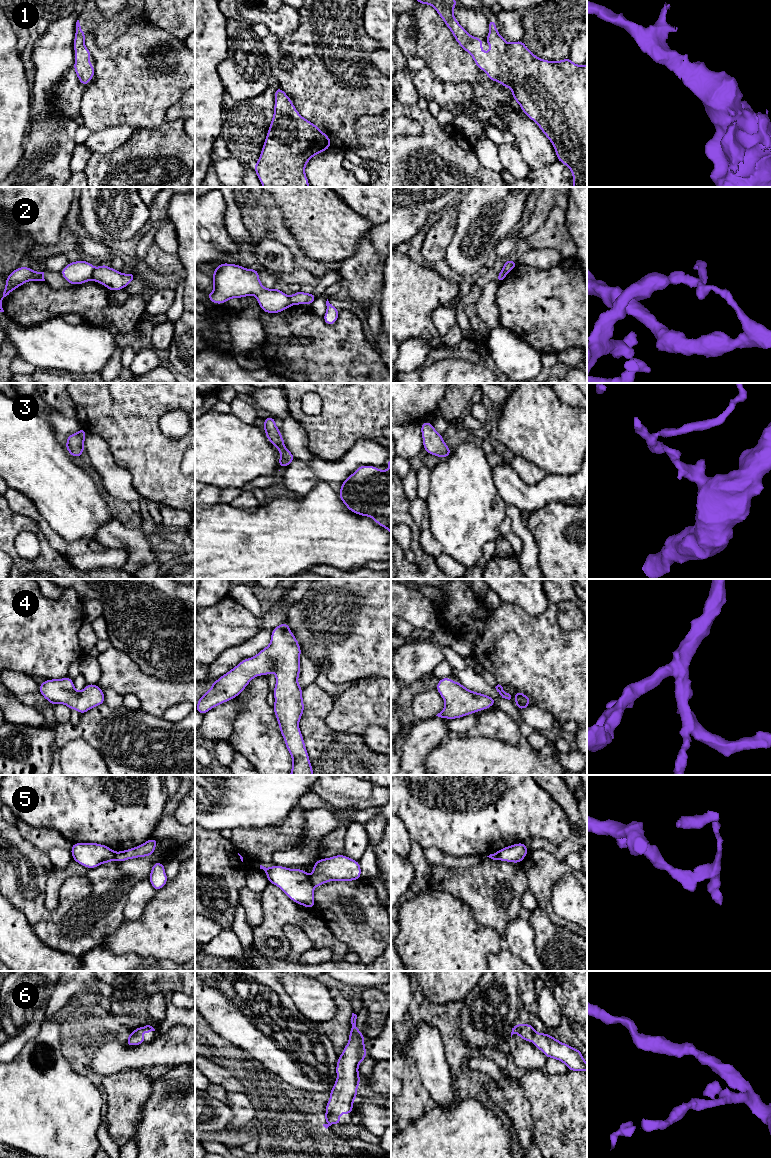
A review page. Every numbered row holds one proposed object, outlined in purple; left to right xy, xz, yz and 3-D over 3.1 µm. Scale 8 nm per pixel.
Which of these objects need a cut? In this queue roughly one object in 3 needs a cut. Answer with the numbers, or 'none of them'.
2, 5

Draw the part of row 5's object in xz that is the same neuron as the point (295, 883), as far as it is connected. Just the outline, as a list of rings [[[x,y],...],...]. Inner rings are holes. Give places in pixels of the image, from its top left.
[[[260,865],[260,869],[265,871],[269,883],[280,888],[293,902],[307,908],[315,908],[314,886],[310,882],[309,875],[304,869],[290,869],[279,865],[268,868]]]

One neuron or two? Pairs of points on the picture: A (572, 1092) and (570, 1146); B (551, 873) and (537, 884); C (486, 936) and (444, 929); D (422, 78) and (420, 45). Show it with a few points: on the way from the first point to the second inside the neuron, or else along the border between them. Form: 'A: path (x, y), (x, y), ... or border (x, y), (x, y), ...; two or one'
A: path (572, 1105), (570, 1133); one
B: path (548, 873), (540, 881); one
C: path (476, 936), (454, 936); one
D: border (426, 65), (432, 74), (442, 82); two

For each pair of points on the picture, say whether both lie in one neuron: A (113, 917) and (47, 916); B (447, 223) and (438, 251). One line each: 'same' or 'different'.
A: different
B: same

